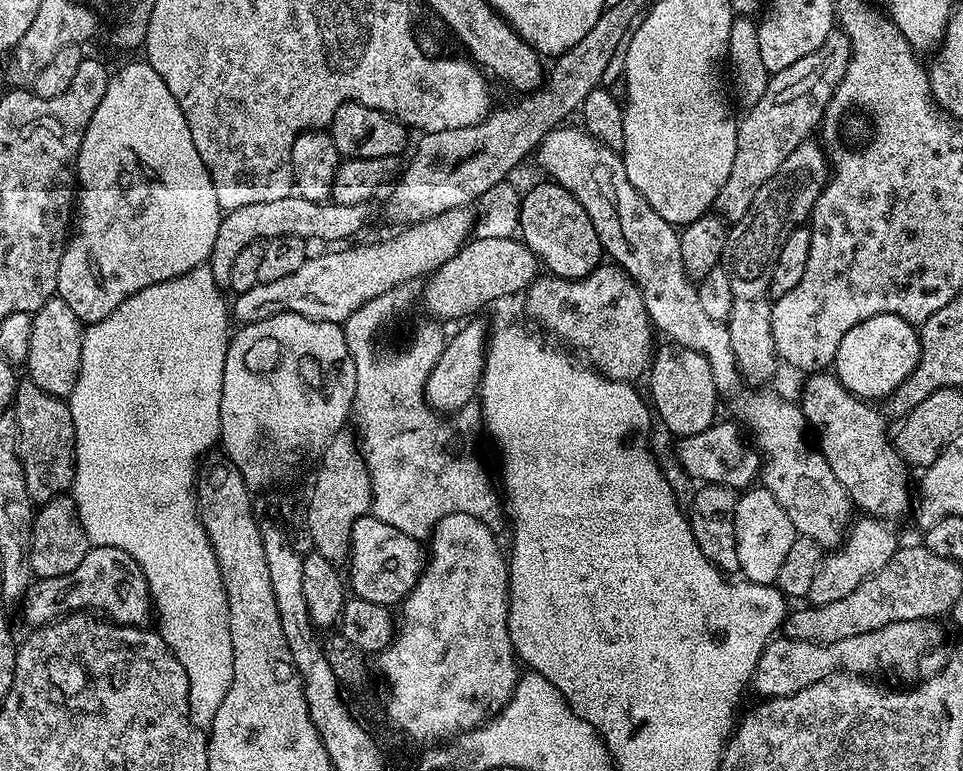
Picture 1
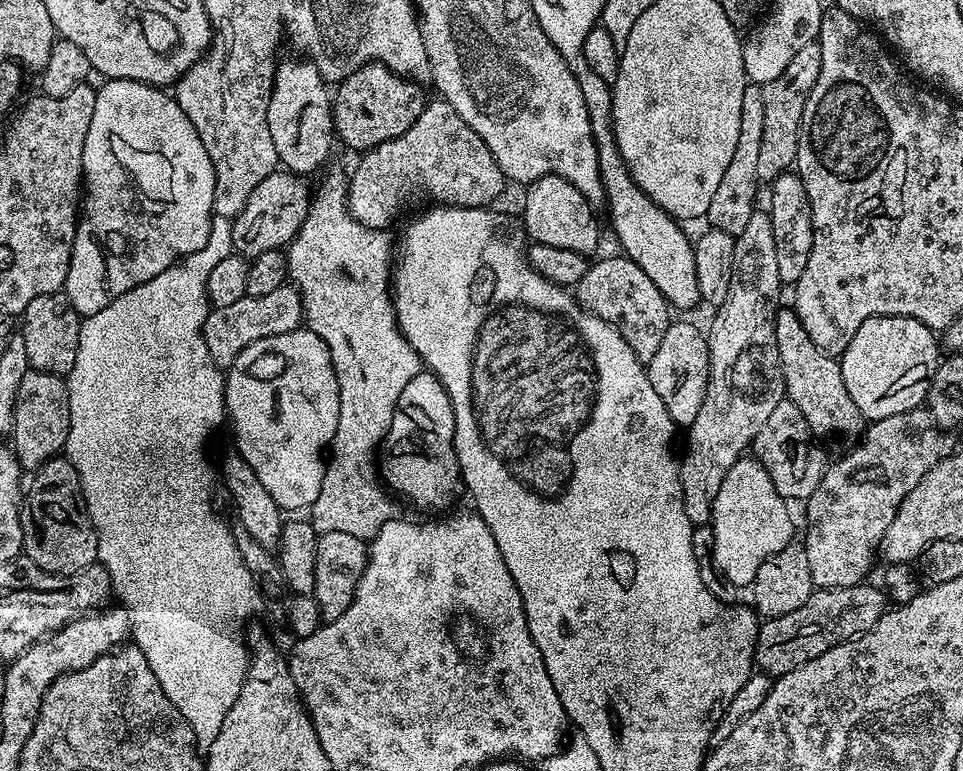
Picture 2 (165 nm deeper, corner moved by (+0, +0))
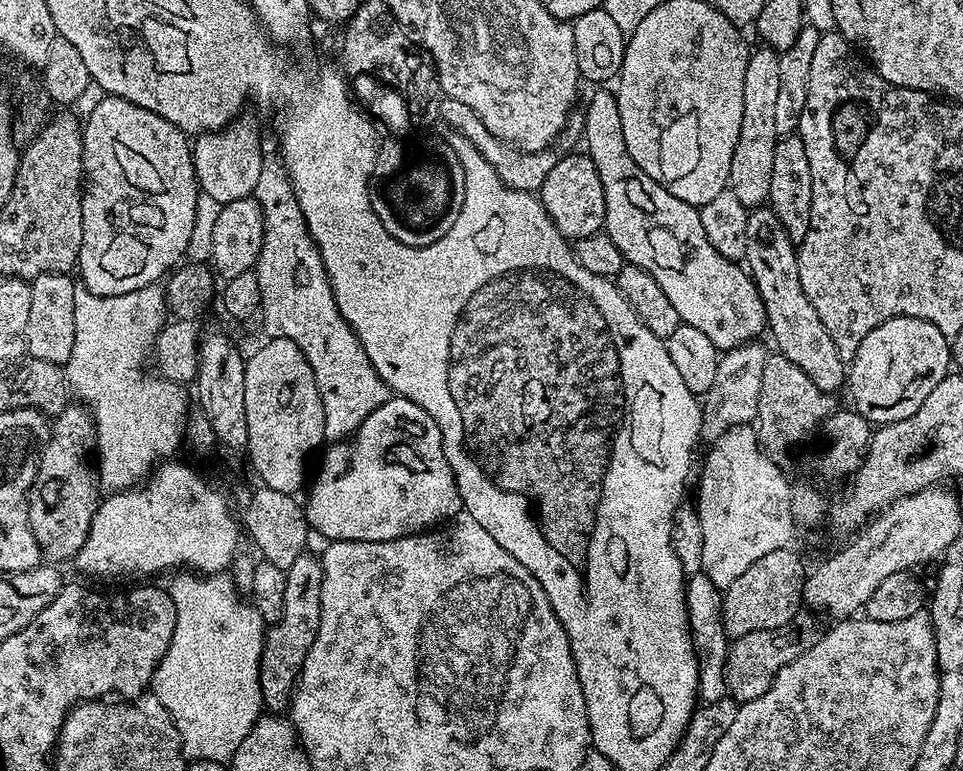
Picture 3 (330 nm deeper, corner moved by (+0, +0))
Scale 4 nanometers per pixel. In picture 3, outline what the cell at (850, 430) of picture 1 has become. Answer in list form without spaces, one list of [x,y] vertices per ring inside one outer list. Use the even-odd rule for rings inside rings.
[[[761,206],[749,211],[743,263],[764,303],[766,328],[769,333],[772,331],[775,351],[790,358],[790,362],[803,370],[818,390],[836,394],[846,384],[846,361],[838,354],[838,346],[834,346],[830,334],[826,334],[822,318],[818,318],[814,306],[810,306],[810,298],[806,298],[802,290],[802,278],[798,278],[797,251],[797,245],[792,243],[771,207]]]

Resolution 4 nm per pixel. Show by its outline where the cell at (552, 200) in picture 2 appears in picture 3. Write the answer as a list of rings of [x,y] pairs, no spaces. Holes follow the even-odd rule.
[[[564,154],[557,159],[554,170],[542,182],[538,199],[550,214],[550,222],[558,229],[564,239],[575,242],[582,238],[590,238],[590,234],[601,231],[606,218],[606,198],[602,194],[602,178],[598,178],[598,170],[594,170],[594,162],[590,162],[587,154]]]

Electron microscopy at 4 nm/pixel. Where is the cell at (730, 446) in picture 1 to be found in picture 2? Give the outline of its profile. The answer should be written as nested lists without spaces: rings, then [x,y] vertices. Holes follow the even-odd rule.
[[[784,399],[774,406],[774,414],[766,418],[762,430],[752,439],[751,455],[770,474],[774,486],[782,499],[789,502],[807,502],[810,494],[818,490],[818,482],[822,482],[822,474],[828,469],[830,456],[824,453],[825,445],[813,436],[802,410],[794,406],[790,399]]]

